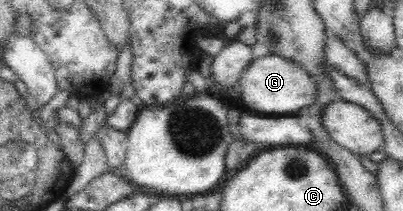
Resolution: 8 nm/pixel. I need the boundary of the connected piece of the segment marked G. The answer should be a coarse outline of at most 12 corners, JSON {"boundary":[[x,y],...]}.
{"boundary":[[253,58],[240,75],[251,112],[296,114],[318,100],[301,64]]}

